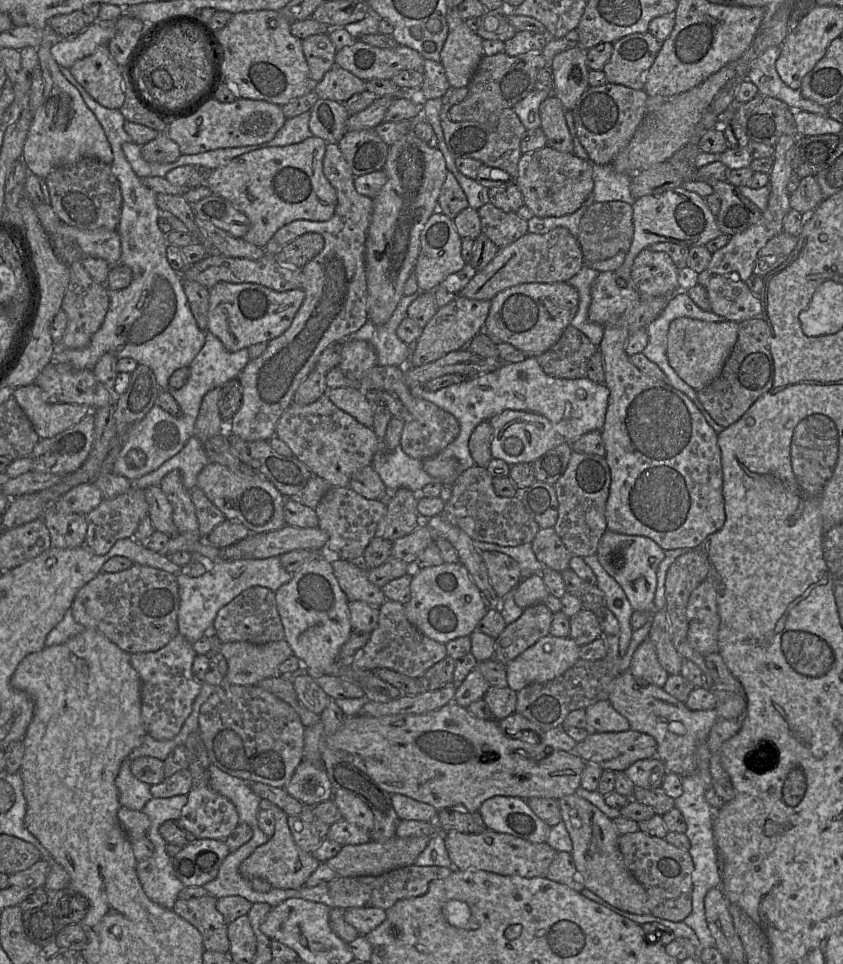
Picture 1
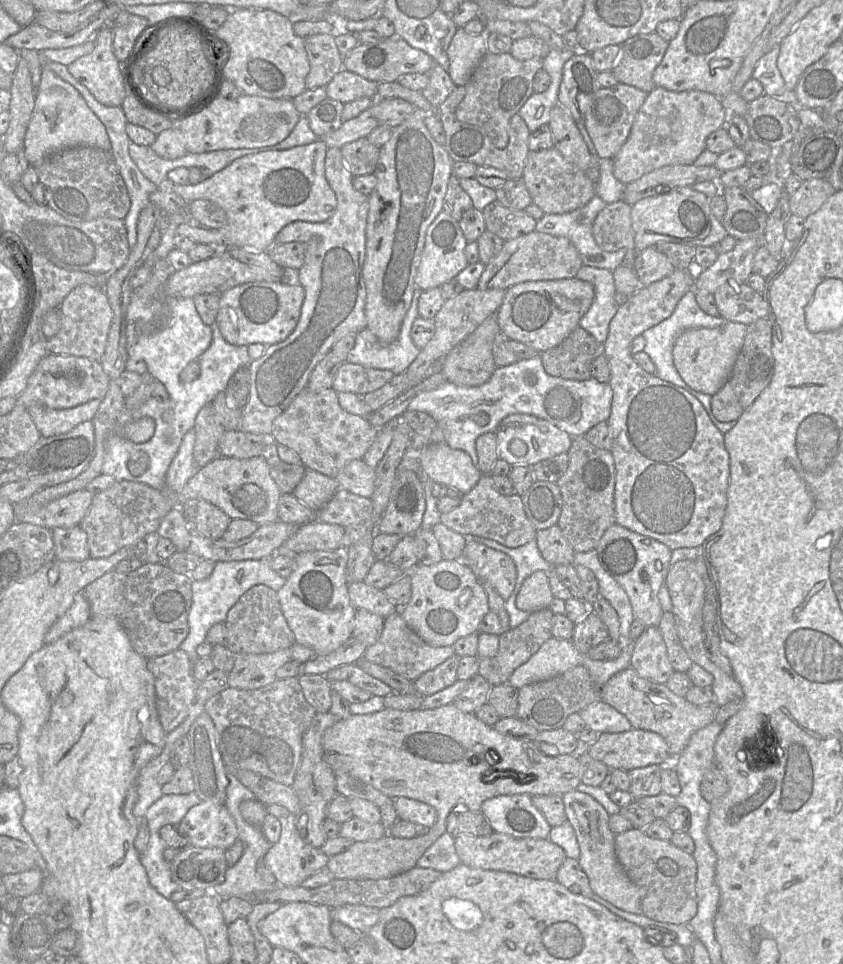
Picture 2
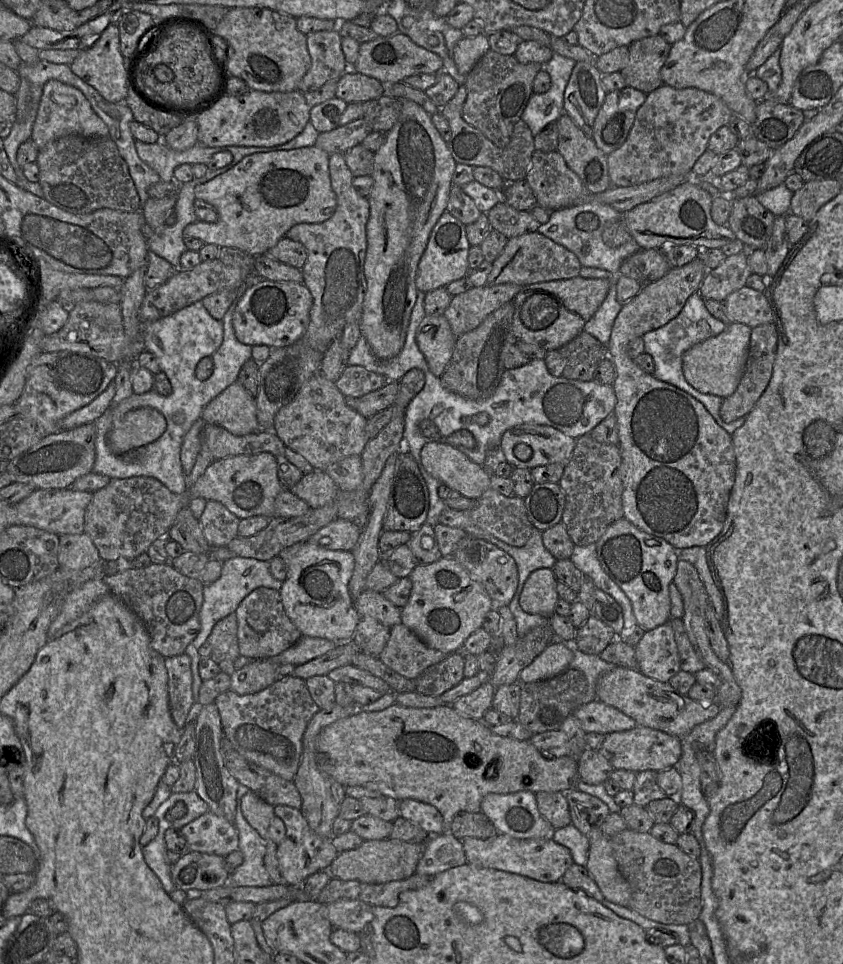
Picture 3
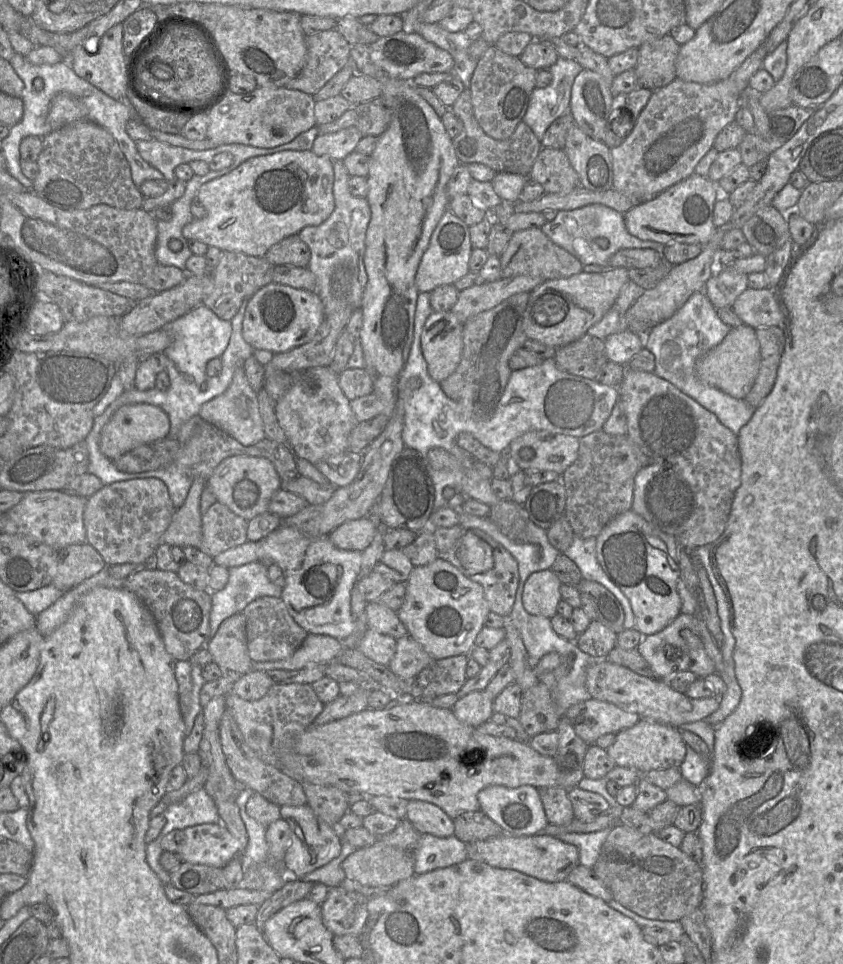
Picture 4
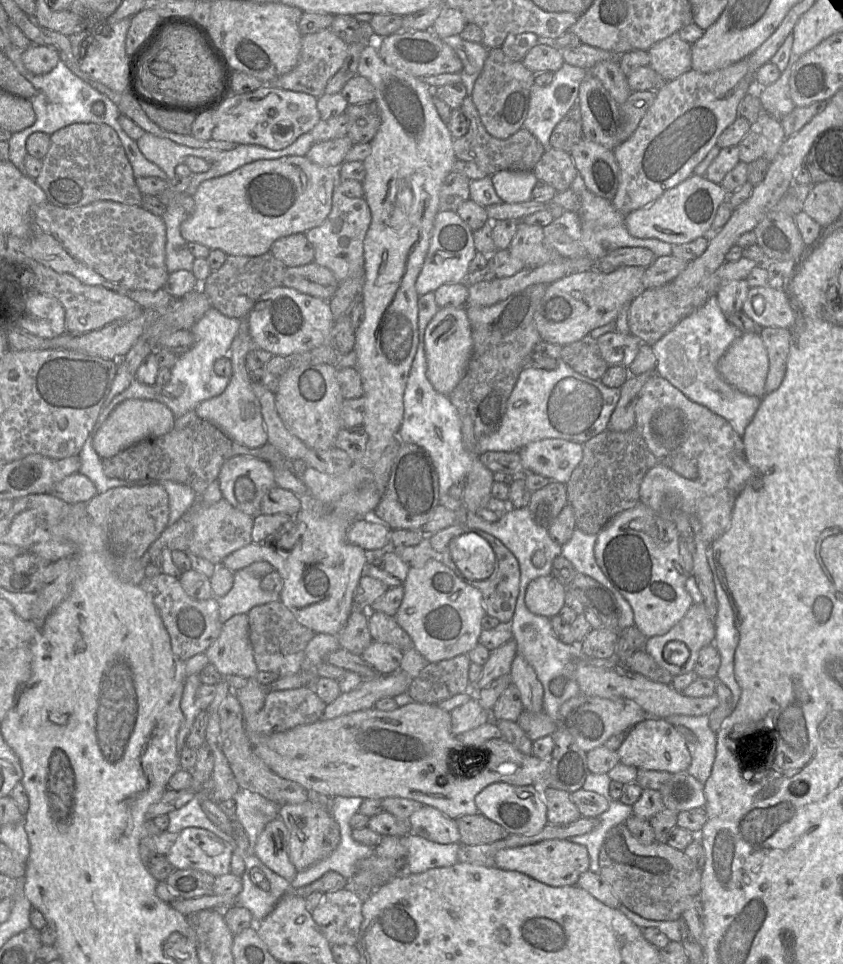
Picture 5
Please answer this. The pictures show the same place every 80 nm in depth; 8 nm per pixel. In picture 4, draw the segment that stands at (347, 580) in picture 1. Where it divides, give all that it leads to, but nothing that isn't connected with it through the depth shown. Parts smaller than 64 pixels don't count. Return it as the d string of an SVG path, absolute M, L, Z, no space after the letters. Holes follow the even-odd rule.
M379 601L366 605L367 627L376 632L392 636L396 640L407 635L408 631L400 621L397 612Z

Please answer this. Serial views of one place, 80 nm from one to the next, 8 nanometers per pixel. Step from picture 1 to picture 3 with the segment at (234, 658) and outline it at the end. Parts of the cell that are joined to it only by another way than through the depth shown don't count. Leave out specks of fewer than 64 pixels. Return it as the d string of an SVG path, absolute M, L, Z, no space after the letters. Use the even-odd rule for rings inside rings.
M268 658L251 660L230 676L230 689L239 695L260 692L278 680L278 667Z

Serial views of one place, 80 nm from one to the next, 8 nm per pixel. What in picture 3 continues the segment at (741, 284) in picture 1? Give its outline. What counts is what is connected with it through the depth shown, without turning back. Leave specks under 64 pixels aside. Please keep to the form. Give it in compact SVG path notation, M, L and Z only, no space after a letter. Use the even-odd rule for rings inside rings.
M744 286L723 301L730 322L743 323L754 328L774 323L772 308L763 292Z

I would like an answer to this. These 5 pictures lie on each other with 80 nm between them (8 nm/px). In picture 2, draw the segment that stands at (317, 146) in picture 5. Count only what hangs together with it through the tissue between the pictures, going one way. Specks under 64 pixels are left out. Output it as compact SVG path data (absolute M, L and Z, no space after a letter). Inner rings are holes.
M368 108L357 117L342 122L336 130L319 138L322 139L329 148L341 148L344 144L353 142L362 137L367 137L377 126L378 122L369 113Z

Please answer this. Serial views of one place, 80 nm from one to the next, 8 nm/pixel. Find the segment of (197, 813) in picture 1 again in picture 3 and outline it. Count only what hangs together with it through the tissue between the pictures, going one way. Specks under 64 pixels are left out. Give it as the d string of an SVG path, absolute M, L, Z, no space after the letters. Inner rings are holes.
M209 811L181 829L188 850L226 857L239 849L239 833L233 823Z

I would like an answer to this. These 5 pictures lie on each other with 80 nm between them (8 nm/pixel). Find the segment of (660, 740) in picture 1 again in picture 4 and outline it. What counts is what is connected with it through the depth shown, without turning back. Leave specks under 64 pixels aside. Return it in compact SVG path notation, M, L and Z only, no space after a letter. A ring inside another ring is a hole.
M607 659L597 660L595 664L590 665L586 671L586 689L593 699L612 703L626 711L637 713L641 719L651 720L657 723L670 725L680 728L685 723L705 720L719 707L719 697L708 697L694 699L673 690L667 681L655 678L641 676L632 670L612 663Z

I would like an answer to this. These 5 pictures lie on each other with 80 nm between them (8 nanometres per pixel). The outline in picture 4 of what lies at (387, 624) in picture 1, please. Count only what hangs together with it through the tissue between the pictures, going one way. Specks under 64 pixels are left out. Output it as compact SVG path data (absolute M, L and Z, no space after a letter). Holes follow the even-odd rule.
M409 634L396 640L396 651L388 668L404 680L412 680L434 659Z

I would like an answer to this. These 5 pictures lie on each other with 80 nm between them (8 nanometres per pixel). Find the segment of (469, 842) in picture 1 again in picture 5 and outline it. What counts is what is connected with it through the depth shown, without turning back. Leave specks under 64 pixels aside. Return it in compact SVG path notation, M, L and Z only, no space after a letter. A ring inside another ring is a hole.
M549 839L535 844L499 850L495 867L518 871L552 887L575 886L580 875L589 870L590 857L585 846L569 839Z

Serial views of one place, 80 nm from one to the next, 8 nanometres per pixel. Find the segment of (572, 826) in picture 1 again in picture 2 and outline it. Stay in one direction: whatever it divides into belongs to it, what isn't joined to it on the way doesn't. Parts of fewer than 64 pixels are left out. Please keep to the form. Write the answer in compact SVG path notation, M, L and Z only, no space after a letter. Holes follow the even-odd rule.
M577 789L564 794L562 798L567 821L573 827L579 844L578 861L593 892L621 910L642 914L641 889L627 876L616 856L616 835L609 828L610 815L597 800Z

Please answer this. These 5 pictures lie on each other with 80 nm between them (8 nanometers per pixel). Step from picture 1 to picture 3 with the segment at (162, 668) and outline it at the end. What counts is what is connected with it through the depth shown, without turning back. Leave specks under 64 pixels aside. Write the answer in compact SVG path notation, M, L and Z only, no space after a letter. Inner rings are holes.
M186 653L167 657L165 667L168 674L170 713L175 724L182 729L194 704L190 657Z

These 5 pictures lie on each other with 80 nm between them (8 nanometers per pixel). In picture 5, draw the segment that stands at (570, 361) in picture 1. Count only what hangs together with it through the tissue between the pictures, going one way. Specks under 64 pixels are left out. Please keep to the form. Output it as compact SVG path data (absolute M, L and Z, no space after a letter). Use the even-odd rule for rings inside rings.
M590 335L563 346L561 359L577 373L593 380L600 380L608 368L597 340Z

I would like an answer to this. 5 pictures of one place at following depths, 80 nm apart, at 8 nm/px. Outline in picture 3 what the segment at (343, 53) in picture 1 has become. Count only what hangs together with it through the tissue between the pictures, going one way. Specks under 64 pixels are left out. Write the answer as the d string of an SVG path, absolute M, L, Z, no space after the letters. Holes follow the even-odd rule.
M398 32L391 36L378 36L372 41L360 43L358 59L350 69L391 86L403 83L405 78L412 75L441 72L443 59L438 54L417 45L408 36Z

